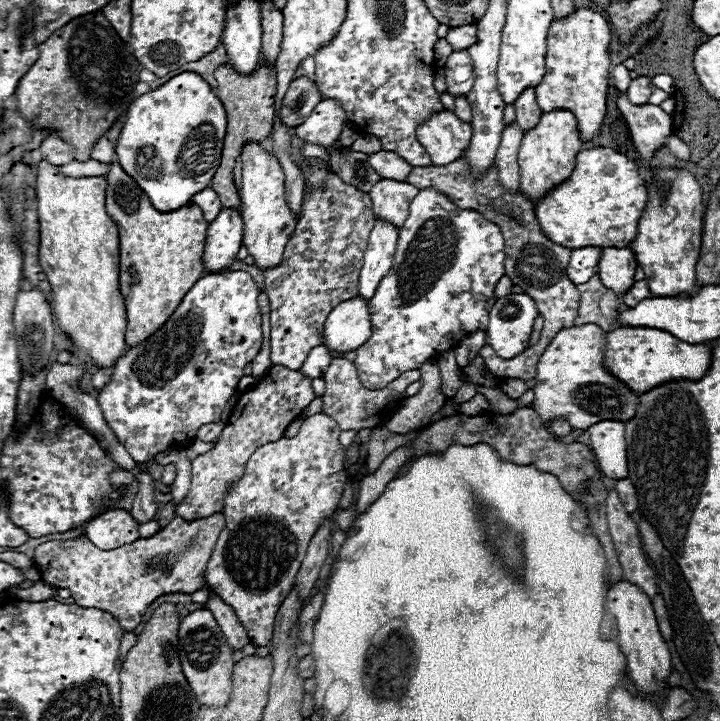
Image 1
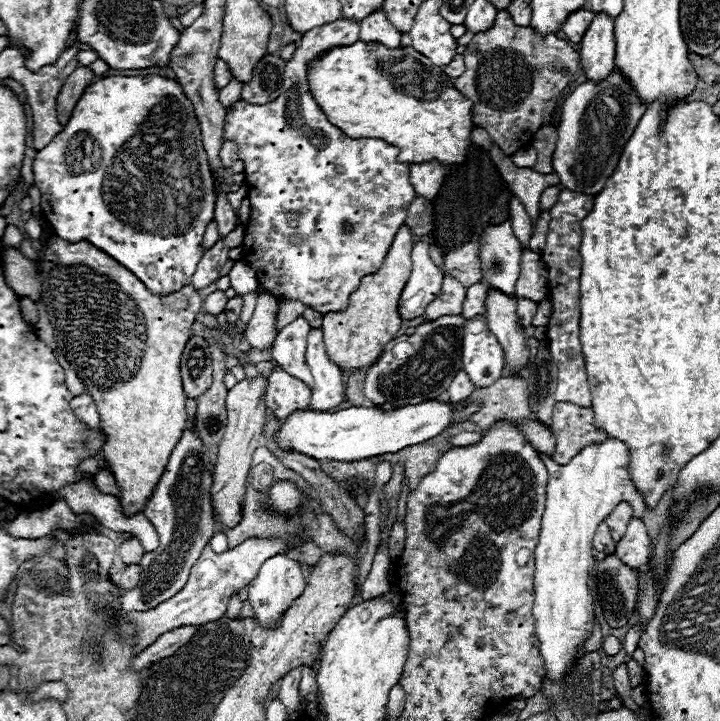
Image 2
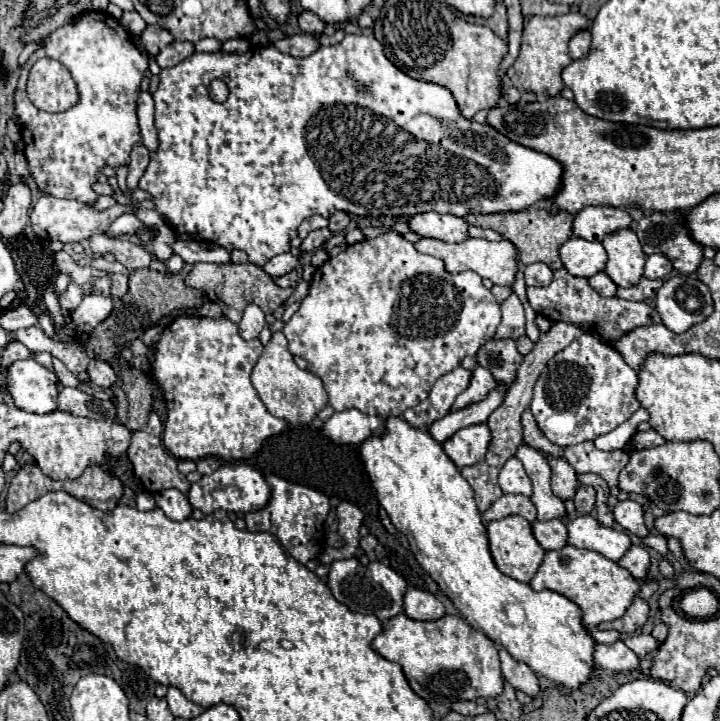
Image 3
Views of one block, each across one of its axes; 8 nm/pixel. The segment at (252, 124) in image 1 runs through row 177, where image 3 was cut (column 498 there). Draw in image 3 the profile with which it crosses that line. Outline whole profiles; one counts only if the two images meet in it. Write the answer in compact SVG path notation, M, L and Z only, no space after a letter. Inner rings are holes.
M536 204L524 212L502 212L502 214L468 214L464 218L472 226L480 228L492 228L498 234L502 234L506 240L510 240L518 248L518 258L522 264L532 264L532 262L544 262L552 270L562 268L562 262L558 258L558 248L572 236L572 214L564 210L550 210L550 206Z

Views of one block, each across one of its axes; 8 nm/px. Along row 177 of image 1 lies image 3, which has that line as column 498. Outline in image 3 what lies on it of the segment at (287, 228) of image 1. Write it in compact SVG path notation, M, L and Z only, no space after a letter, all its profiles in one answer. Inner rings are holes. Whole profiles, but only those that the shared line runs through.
M420 238L416 244L416 250L422 254L430 254L436 256L440 260L444 260L446 270L450 274L458 274L458 272L466 272L472 270L476 272L480 278L488 278L494 284L508 284L512 286L514 282L514 274L516 274L516 248L512 242L502 240L502 242L488 242L482 238L466 238L464 242L458 244L448 244L442 240L432 240L432 238Z

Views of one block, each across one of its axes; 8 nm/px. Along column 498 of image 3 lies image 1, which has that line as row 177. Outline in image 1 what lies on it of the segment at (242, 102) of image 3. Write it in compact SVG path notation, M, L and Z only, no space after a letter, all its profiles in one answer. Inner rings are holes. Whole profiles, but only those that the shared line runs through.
M182 72L132 102L118 138L116 160L124 168L124 172L130 174L138 182L138 186L148 194L156 210L170 212L188 204L194 194L208 188L222 158L226 124L226 110L212 86L196 72Z

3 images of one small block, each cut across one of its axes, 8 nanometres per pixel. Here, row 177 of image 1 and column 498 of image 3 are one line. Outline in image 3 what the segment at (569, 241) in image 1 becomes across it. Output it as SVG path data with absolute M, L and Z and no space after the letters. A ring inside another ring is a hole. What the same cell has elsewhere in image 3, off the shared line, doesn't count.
M388 416L384 420L384 428L386 430L382 436L372 434L360 444L360 458L380 506L388 512L394 528L408 538L410 550L418 564L436 580L440 590L454 602L472 628L484 632L490 640L500 642L516 660L526 662L538 676L546 676L548 680L566 688L578 688L582 682L586 682L594 668L594 640L580 622L580 608L558 592L536 592L528 584L502 574L494 566L488 550L486 526L482 524L480 512L474 504L474 490L446 456L442 444L436 442L428 430L416 428L400 416Z

